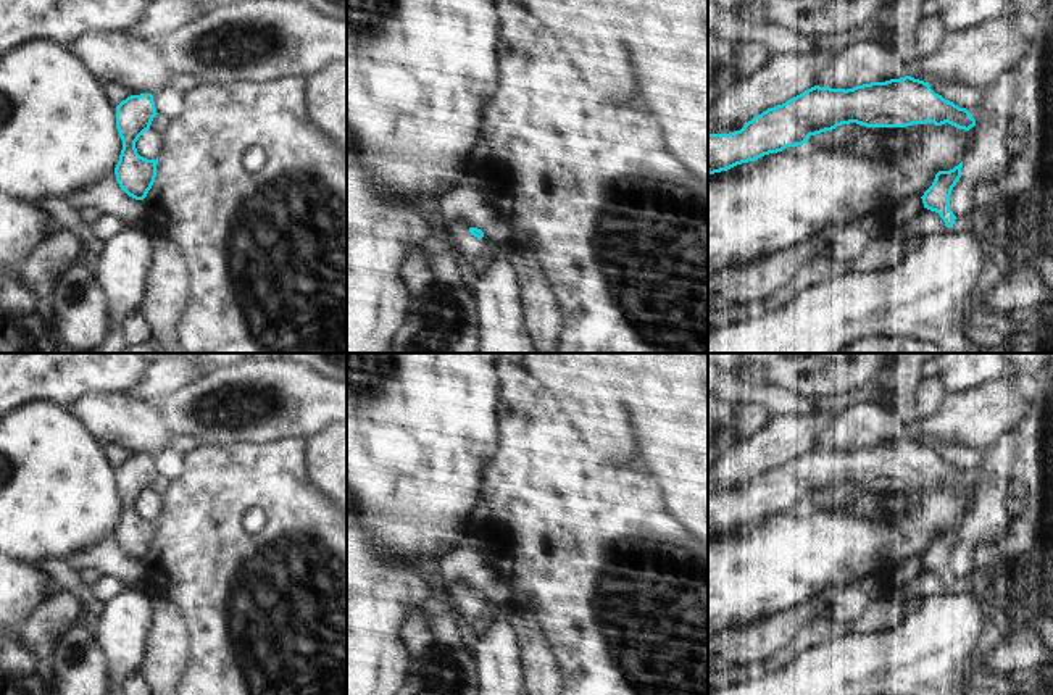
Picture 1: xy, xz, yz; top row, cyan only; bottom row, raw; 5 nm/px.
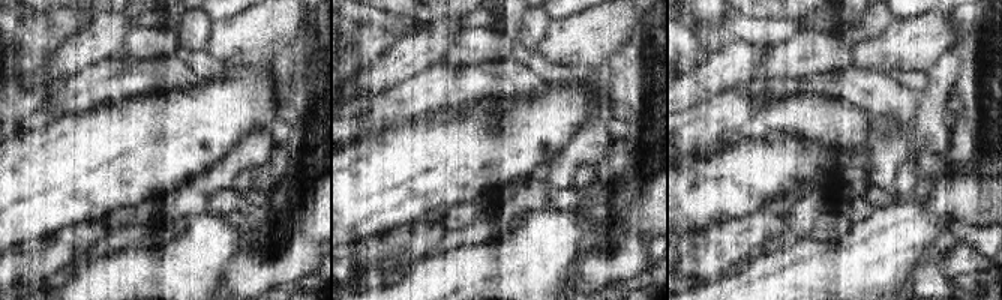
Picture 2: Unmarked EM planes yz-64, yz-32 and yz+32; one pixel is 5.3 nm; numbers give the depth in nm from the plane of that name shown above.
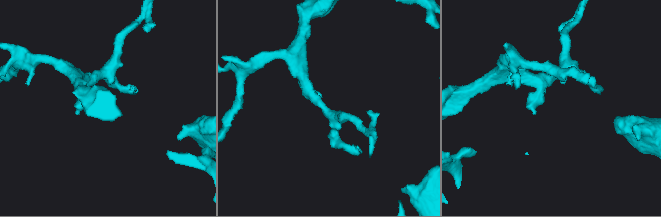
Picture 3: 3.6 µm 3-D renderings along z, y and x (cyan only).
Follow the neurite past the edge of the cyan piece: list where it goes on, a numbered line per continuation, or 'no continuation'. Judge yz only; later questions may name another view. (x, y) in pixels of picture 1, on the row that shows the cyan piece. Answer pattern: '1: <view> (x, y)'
1: yz (961, 224)

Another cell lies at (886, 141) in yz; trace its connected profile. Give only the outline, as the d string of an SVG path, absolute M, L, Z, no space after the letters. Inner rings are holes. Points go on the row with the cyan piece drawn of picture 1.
M856 123L837 126L816 135L810 135L806 148L810 152L826 145L855 145L861 144L887 158L890 158L908 139L901 135L900 127L866 127Z

